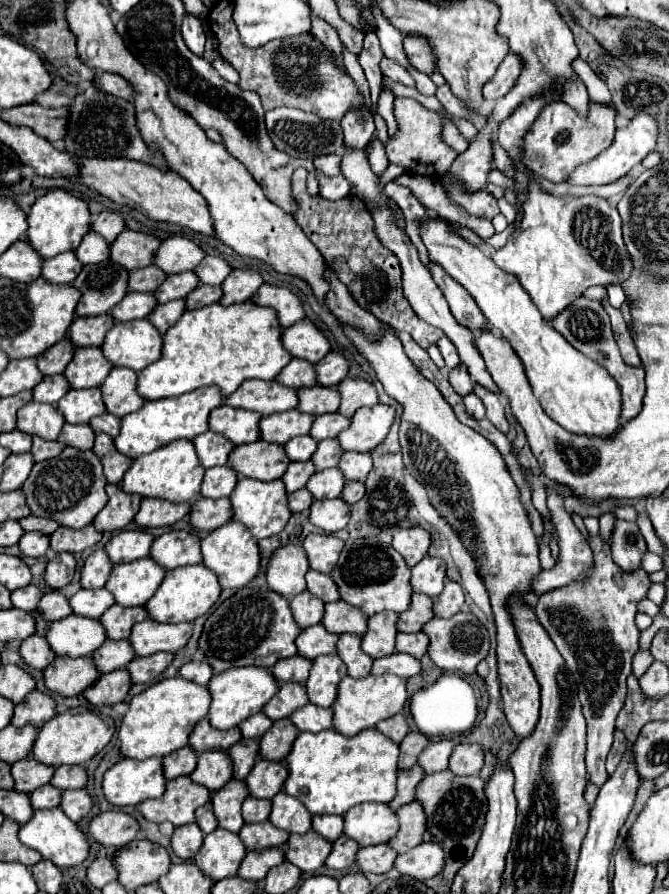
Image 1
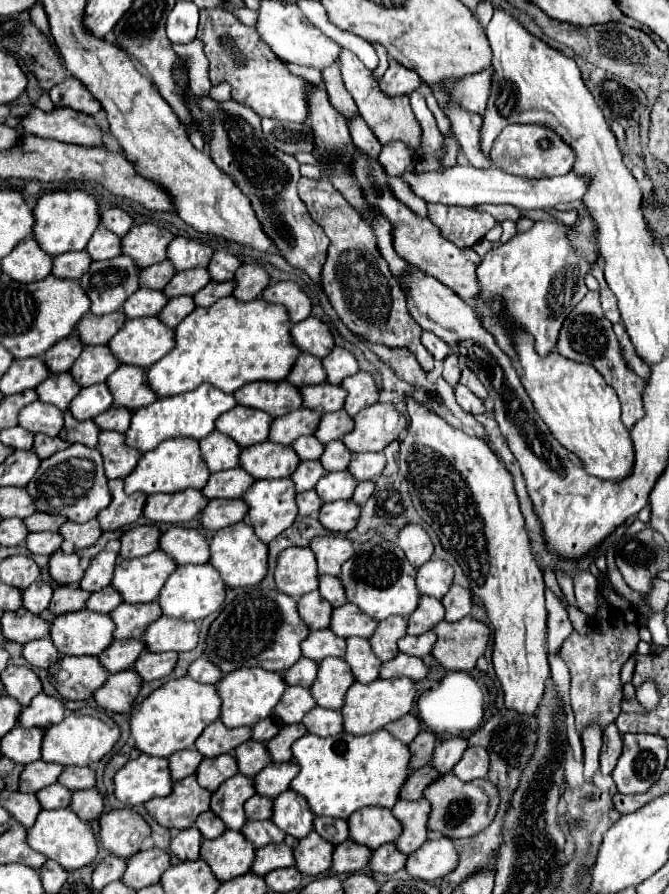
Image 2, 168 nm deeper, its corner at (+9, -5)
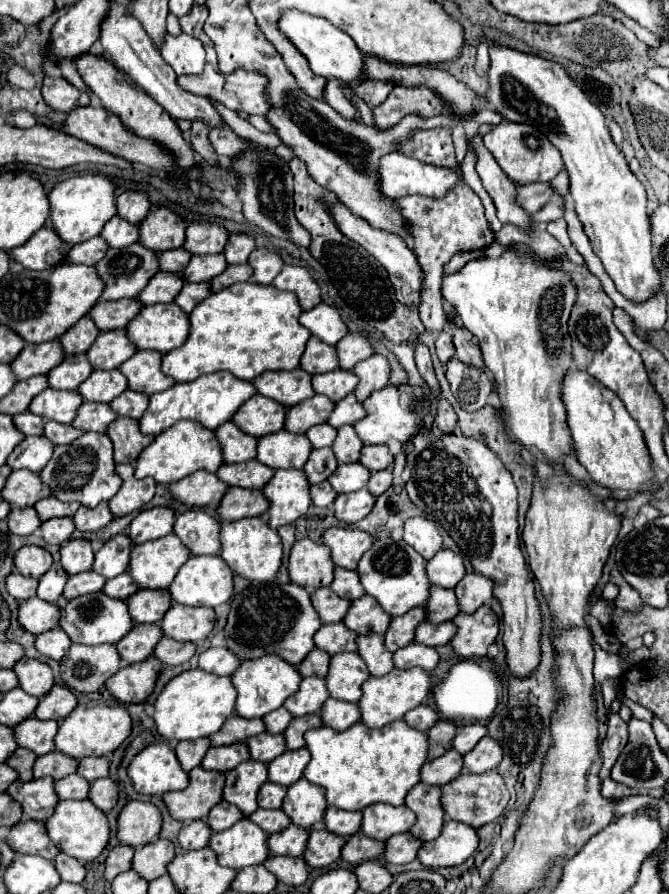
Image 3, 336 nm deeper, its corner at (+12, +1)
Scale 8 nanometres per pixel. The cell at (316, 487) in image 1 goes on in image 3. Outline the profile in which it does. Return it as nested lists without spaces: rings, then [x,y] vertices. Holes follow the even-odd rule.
[[[360,462],[354,464],[340,464],[336,468],[336,472],[332,474],[332,478],[328,478],[328,482],[332,484],[332,488],[336,488],[336,492],[356,492],[360,488],[366,486],[370,476],[370,470],[366,470]]]

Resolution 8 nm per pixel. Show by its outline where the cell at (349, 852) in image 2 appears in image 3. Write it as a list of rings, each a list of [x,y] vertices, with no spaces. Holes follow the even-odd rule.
[[[360,832],[352,834],[344,848],[342,848],[342,860],[350,864],[362,864],[366,860],[376,860],[384,852],[384,842],[372,840]]]

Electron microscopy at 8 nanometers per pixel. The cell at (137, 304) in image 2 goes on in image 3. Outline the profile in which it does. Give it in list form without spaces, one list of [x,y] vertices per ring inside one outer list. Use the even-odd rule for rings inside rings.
[[[158,272],[146,284],[144,292],[140,292],[140,296],[136,296],[136,300],[140,300],[144,306],[146,304],[158,304],[158,302],[172,302],[182,286],[184,286],[184,280],[180,274]]]

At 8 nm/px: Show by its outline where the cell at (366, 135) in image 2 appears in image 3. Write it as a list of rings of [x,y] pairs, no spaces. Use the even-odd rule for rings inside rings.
[[[328,80],[326,90],[324,90],[324,100],[342,116],[348,116],[348,120],[360,120],[358,110],[346,100],[346,96],[342,94],[342,86],[340,80]]]

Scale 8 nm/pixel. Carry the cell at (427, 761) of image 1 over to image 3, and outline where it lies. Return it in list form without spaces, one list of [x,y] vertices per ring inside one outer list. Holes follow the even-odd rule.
[[[468,724],[468,726],[460,726],[456,736],[452,738],[452,750],[466,754],[468,750],[472,750],[480,738],[484,738],[488,734],[486,726],[482,724]]]

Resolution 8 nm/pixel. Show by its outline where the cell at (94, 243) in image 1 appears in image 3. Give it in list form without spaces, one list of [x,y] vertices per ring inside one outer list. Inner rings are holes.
[[[114,216],[112,220],[108,220],[108,224],[104,224],[100,236],[106,240],[110,248],[126,248],[138,240],[138,228],[136,224],[130,224]]]

